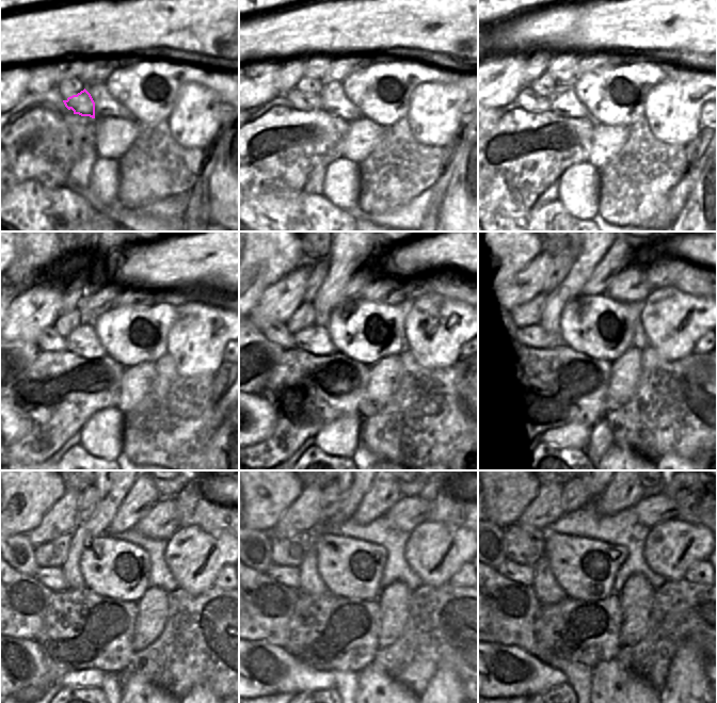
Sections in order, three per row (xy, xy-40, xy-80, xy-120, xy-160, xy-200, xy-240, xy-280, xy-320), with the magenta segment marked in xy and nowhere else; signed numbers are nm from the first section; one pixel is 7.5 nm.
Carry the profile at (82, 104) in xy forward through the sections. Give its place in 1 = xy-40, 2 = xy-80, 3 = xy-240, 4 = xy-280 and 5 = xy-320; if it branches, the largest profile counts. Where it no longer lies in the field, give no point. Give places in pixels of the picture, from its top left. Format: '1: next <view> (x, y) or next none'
1: next xy-40 (297, 100)
2: next xy-80 (527, 99)
3: next xy-240 (21, 554)
4: next xy-280 (260, 550)
5: next xy-320 (499, 556)

